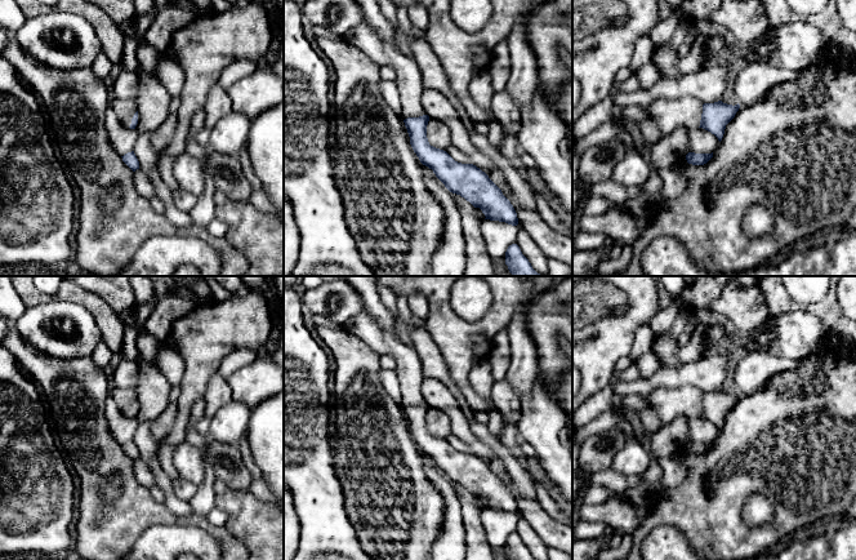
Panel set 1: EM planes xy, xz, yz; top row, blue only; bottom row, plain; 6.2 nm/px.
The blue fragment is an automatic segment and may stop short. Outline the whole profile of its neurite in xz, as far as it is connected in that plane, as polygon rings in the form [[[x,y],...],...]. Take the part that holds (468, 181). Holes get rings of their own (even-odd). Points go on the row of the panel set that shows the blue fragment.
[[[366,18],[344,32],[343,39],[361,49],[379,67],[391,67],[394,71],[394,83],[402,105],[401,117],[420,163],[432,169],[450,192],[480,208],[485,219],[517,226],[518,218],[513,205],[485,172],[473,164],[458,163],[446,151],[429,145],[429,116],[420,102],[424,88],[415,61],[383,40]]]

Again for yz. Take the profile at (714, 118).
[[[686,95],[683,98],[657,98],[647,105],[648,114],[660,129],[661,138],[668,138],[679,126],[703,128],[721,142],[726,125],[735,117],[740,105],[722,101],[703,103]]]

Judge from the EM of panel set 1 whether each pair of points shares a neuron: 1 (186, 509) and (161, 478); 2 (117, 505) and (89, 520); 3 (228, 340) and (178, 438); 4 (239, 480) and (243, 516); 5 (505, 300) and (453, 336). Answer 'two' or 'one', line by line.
1: one
2: one
3: one
4: two
5: one

